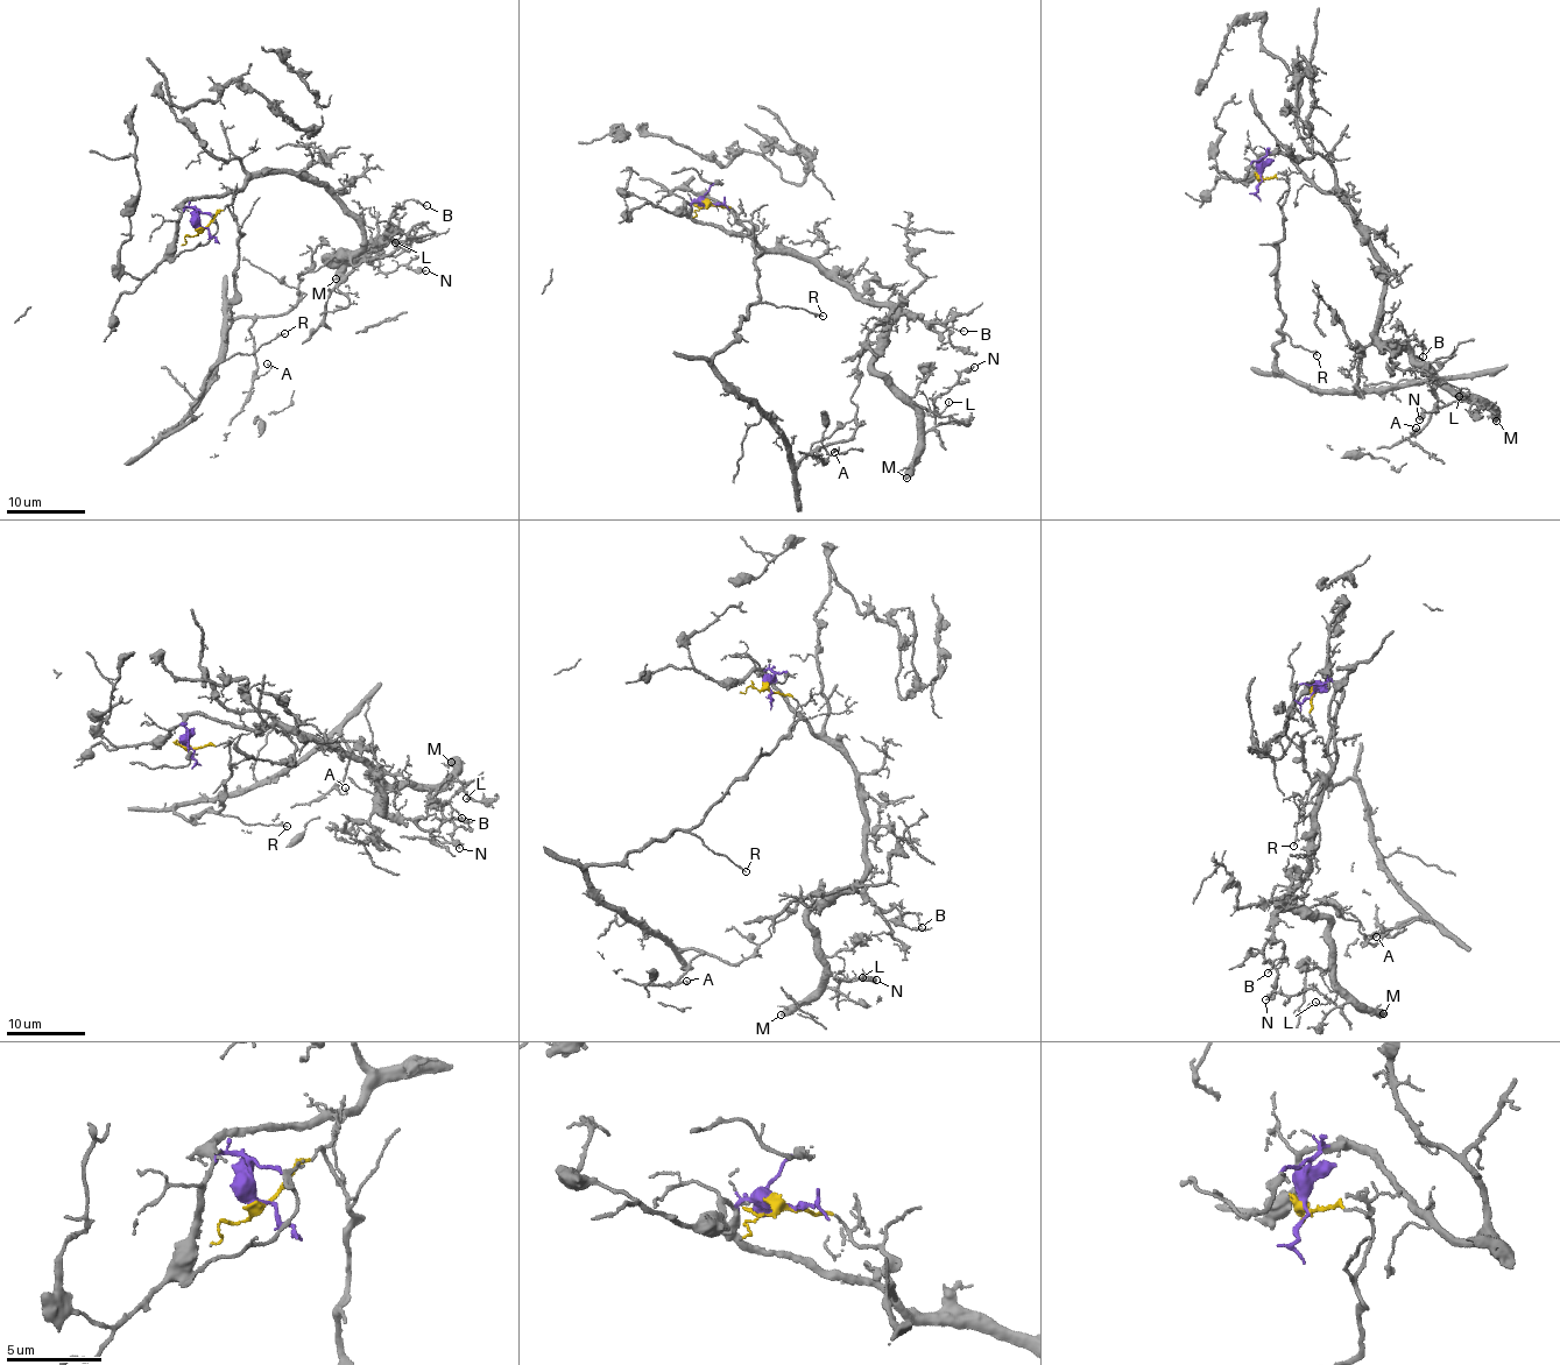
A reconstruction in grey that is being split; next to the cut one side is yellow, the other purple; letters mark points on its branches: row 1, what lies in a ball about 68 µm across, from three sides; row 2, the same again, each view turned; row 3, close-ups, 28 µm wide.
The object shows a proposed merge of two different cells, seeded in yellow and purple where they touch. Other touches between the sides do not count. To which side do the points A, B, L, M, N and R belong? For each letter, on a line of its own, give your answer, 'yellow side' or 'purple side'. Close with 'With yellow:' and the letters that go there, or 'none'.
A: yellow side
B: purple side
L: purple side
M: purple side
N: purple side
R: yellow side
With yellow: A, R

